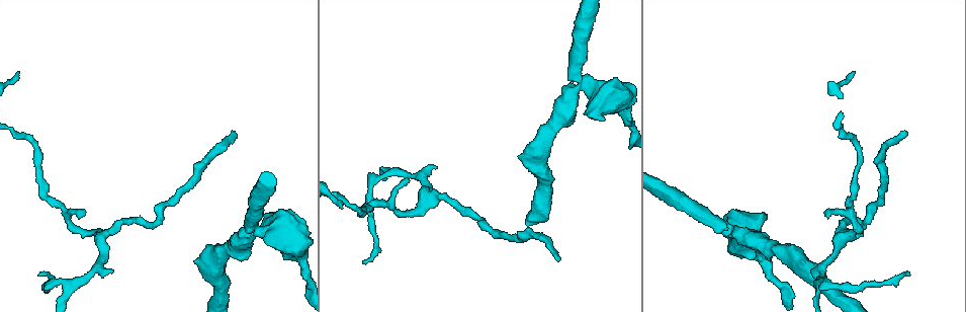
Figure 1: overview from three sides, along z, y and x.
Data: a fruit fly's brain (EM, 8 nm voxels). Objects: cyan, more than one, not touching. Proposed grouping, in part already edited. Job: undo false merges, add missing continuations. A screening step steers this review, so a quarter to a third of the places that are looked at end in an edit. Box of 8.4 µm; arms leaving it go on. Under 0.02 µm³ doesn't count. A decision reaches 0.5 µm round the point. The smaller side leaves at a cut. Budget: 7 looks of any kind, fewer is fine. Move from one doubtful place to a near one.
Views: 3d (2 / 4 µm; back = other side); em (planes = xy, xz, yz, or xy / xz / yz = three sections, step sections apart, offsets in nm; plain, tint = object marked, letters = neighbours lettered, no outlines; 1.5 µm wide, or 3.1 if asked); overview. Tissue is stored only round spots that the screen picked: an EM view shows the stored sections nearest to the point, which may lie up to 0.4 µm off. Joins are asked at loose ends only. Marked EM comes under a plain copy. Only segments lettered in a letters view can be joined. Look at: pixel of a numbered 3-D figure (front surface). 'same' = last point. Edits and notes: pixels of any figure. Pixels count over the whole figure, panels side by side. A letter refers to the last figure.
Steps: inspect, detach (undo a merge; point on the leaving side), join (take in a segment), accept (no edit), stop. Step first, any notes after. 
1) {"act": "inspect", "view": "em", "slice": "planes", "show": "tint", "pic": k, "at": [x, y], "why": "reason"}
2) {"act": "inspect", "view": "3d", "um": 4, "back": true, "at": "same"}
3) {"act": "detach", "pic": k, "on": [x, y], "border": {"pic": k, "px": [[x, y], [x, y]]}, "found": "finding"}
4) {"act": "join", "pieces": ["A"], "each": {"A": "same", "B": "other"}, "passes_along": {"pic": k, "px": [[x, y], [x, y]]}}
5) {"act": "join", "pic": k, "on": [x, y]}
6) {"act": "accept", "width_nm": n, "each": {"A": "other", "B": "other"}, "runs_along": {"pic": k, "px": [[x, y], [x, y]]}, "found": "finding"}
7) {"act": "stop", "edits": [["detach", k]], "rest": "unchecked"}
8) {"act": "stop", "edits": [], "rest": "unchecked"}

{"act": "inspect", "view": "3d", "um": 2, "pic": 1, "at": [256, 233], "why": "thick turns thin"}

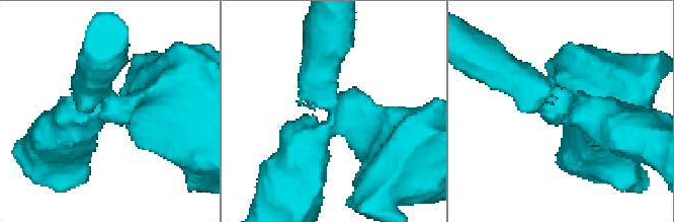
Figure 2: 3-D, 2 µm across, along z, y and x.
{"act": "inspect", "view": "em", "slice": "planes", "show": "letters", "pic": 2, "at": [114, 109]}

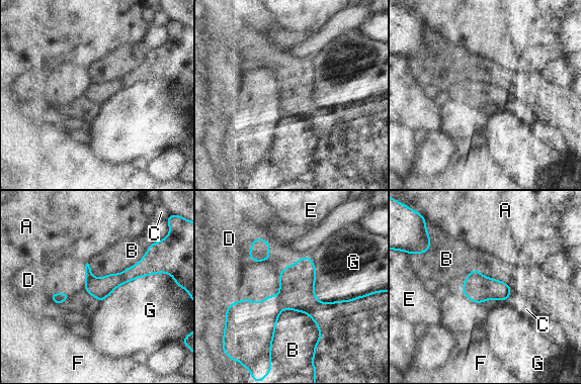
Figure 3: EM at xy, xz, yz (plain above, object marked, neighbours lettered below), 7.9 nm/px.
{"act": "detach", "pic": 3, "on": [297, 286], "longest_contact_nm": ["G", 500], "each": {"A": "other", "B": "other", "C": "other", "D": "other", "E": "other", "F": "other", "G": "other"}, "part_leaving": {"pic": 3, "px": [[153, 264], [105, 286], [87, 288]]}, "found": "a second neuron is stuck on"}

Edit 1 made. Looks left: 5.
{"act": "inspect", "view": "overview", "why": "see it whole again"}

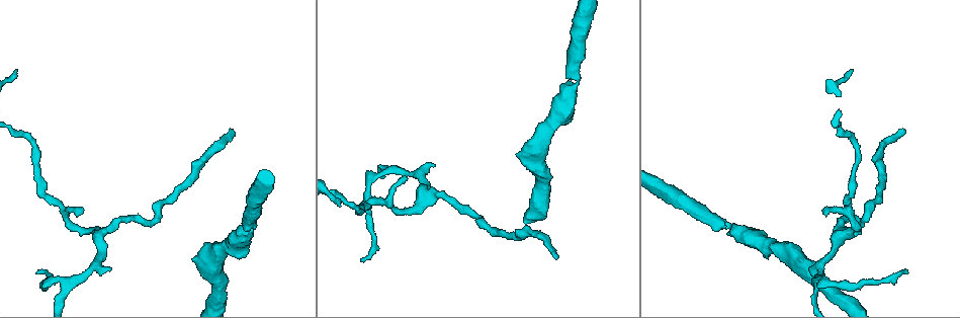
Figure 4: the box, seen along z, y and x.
{"act": "inspect", "view": "3d", "um": 4, "back": true, "pic": 4, "at": [813, 268]}

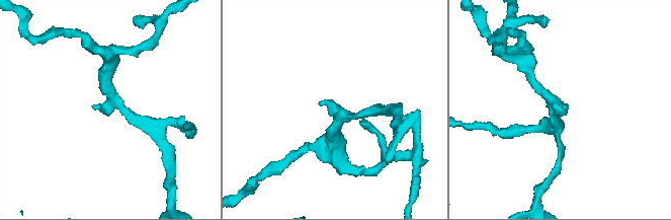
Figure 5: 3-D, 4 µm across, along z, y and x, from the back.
{"act": "inspect", "view": "em", "slice": "planes", "show": "letters", "pic": 5, "at": [321, 105]}

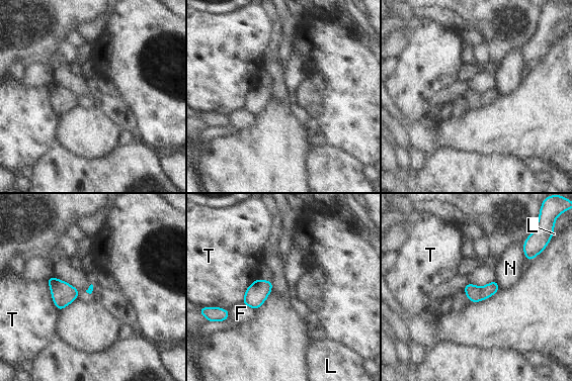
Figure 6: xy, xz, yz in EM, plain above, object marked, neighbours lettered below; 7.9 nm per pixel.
{"act": "accept", "each": {"F": "other", "L": "other", "N": "other", "T": "other"}, "border": {"pic": 6, "px": [[523, 241], [523, 254], [527, 262]]}, "found": "no lettered segment goes on from it"}

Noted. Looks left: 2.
{"act": "inspect", "view": "3d", "um": 4, "pic": 4, "at": [856, 147], "why": "sharp bend"}

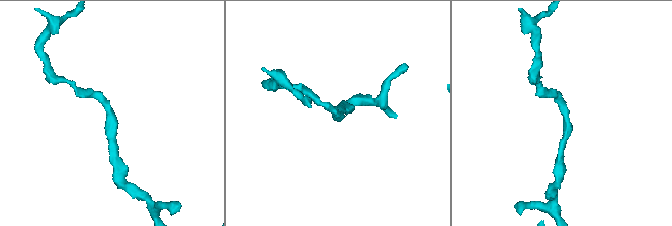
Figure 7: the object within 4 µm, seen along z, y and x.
{"act": "inspect", "view": "em", "slice": "xy", "step": 8, "show": "letters", "pic": 7, "at": [339, 116], "why": "now the EM"}

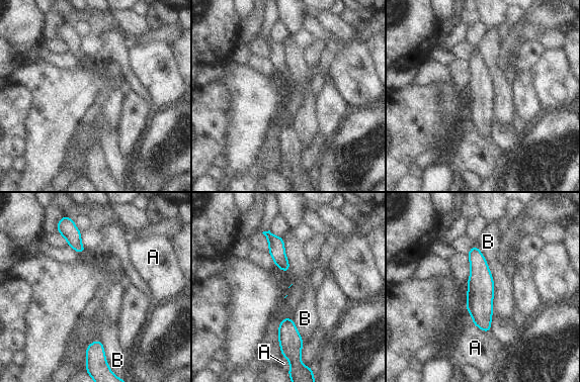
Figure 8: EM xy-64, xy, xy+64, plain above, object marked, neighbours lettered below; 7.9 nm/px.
{"act": "accept", "each": {"A": "other", "B": "other"}, "border": {"pic": 8, "px": [[476, 246], [493, 282], [492, 315]]}, "found": "one neuron here"}

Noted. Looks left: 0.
{"act": "stop", "edits": [["detach", 3]], "rest": "unchecked"}

